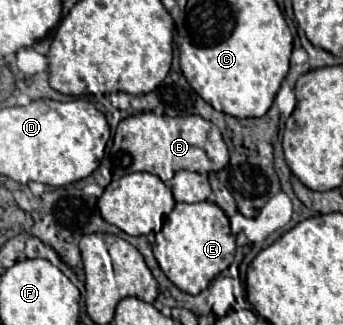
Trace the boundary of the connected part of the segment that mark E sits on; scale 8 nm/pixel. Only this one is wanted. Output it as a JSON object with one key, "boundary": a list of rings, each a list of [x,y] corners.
{"boundary":[[[210,201],[176,203],[170,219],[165,218],[161,231],[156,236],[150,233],[147,239],[153,245],[154,257],[166,277],[190,295],[204,291],[218,273],[228,269],[236,251],[236,237],[230,231],[228,217],[216,203]]]}

